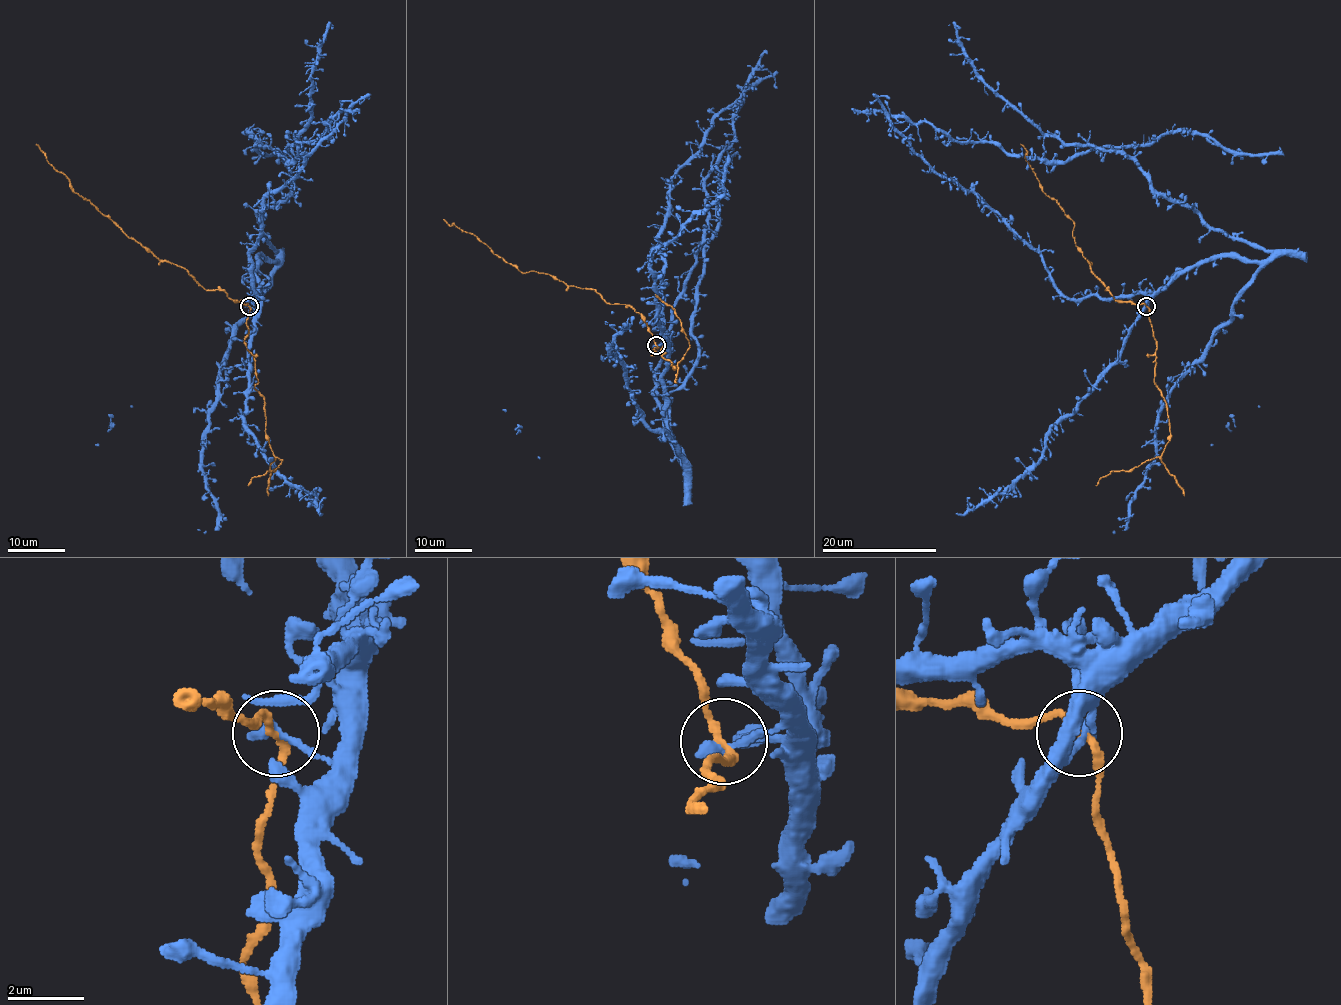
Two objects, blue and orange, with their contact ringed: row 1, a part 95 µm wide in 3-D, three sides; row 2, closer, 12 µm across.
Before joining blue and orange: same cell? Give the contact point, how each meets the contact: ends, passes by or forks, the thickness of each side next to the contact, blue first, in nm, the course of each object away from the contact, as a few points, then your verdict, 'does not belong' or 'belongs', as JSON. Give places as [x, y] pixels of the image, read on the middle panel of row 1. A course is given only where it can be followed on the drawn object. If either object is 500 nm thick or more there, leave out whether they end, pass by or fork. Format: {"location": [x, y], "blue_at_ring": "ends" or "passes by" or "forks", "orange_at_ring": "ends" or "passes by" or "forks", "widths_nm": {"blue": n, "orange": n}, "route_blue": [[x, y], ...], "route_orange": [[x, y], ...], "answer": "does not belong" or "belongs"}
{"location": [656, 345], "blue_at_ring": "ends", "orange_at_ring": "passes by", "widths_nm": {"blue": 340, "orange": 190}, "route_blue": [[655, 344], [685, 469], [665, 397], [698, 352], [691, 300], [674, 307], [655, 372], [687, 482]], "route_orange": [[657, 344], [629, 306], [609, 304], [592, 290], [548, 274], [521, 273], [444, 219]], "answer": "belongs"}

